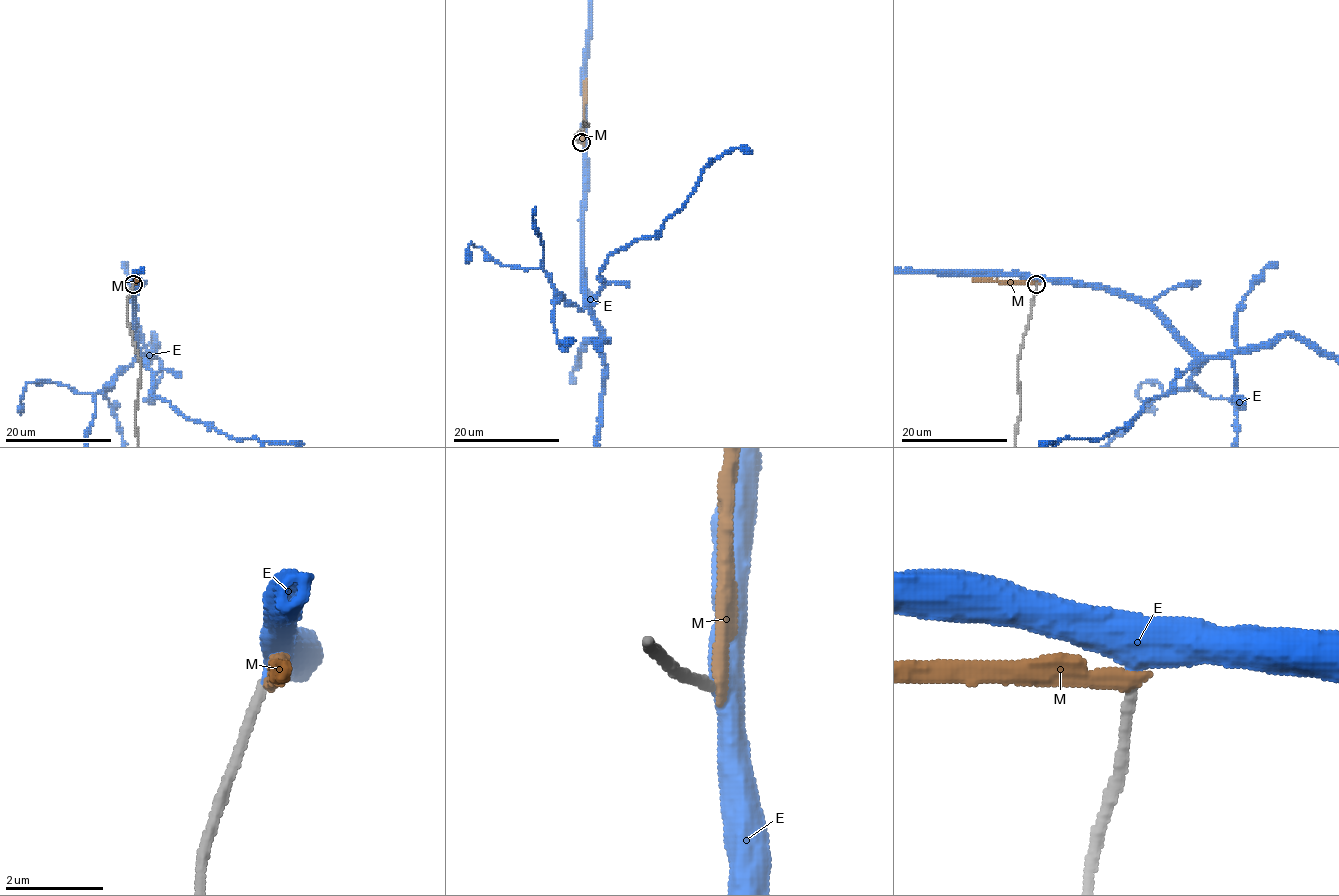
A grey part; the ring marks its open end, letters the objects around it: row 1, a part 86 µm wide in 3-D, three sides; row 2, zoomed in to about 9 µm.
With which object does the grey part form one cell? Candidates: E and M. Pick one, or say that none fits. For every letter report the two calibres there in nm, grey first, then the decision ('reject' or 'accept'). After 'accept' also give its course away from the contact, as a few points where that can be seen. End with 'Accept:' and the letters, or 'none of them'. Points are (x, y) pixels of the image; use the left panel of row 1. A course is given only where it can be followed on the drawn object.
E: calibres 220 and 550 nm; accept
M: calibres 240 and 320 nm; reject
Accept: E

